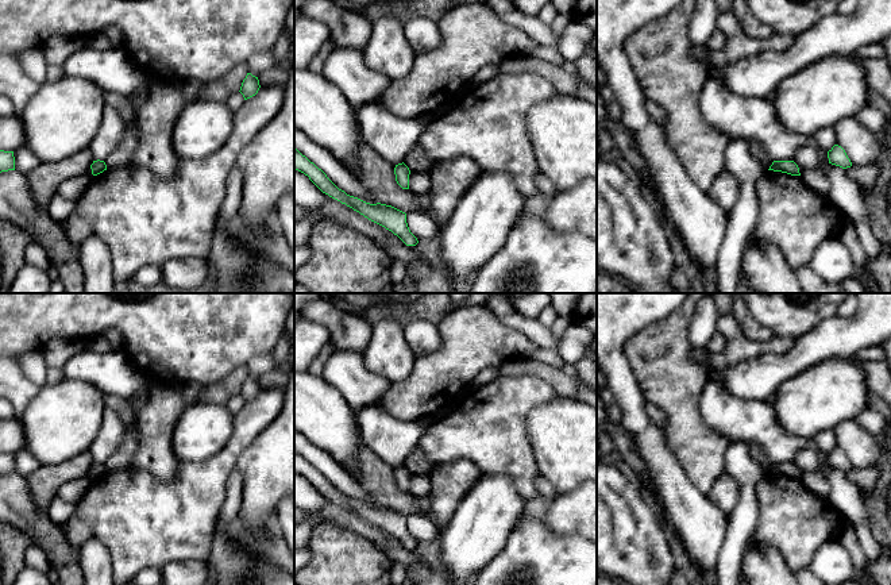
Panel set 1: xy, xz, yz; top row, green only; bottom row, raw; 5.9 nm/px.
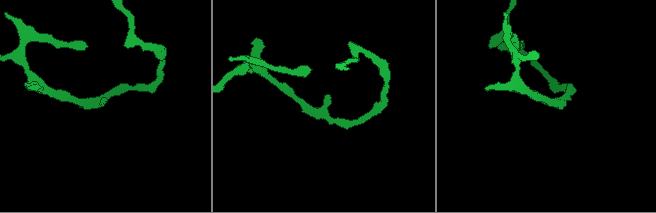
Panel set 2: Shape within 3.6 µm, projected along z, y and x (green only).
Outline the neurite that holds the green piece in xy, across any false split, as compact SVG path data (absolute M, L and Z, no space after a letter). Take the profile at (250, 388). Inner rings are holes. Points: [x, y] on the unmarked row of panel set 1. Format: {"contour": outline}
{"contour": "M247 376L246 381L242 385L240 396L243 397L244 403L255 399L259 393L259 382L258 380L252 378L251 376Z"}

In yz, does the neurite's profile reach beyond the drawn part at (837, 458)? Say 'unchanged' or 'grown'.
unchanged

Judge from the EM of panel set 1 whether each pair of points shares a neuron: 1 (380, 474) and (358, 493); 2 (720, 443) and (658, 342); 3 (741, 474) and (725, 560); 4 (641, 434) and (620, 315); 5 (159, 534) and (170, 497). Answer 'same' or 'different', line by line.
1: different
2: same
3: same
4: same
5: same

